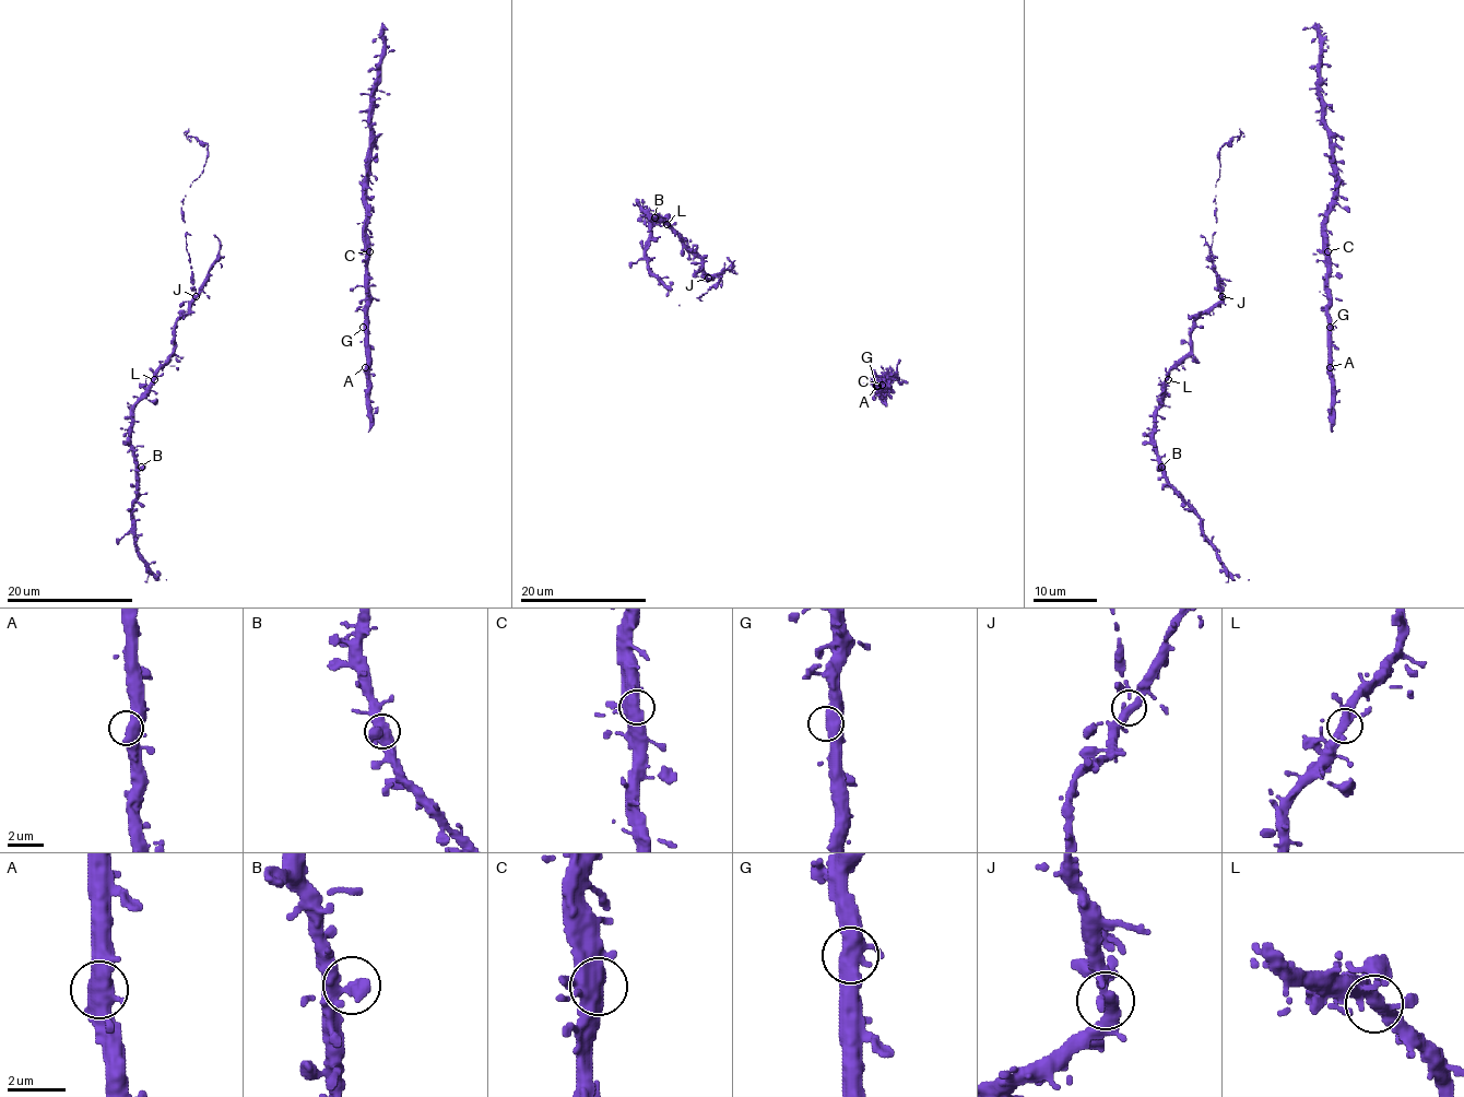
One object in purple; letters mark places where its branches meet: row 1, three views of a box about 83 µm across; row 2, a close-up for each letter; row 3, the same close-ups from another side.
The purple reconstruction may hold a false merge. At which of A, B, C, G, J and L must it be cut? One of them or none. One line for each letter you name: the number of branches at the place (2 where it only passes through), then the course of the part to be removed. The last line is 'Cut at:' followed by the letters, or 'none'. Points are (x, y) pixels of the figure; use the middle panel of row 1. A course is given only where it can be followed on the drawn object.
Cut at: none

